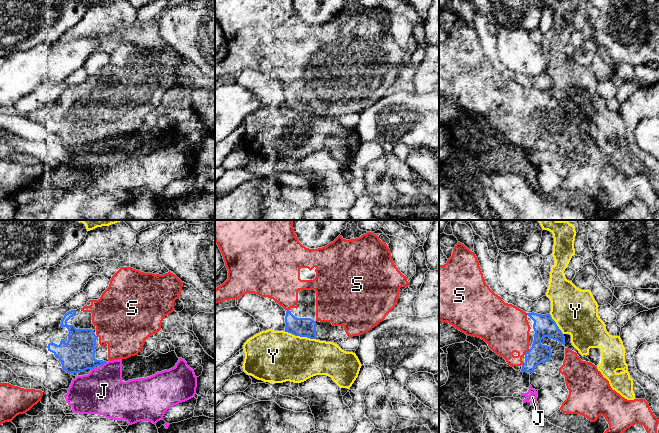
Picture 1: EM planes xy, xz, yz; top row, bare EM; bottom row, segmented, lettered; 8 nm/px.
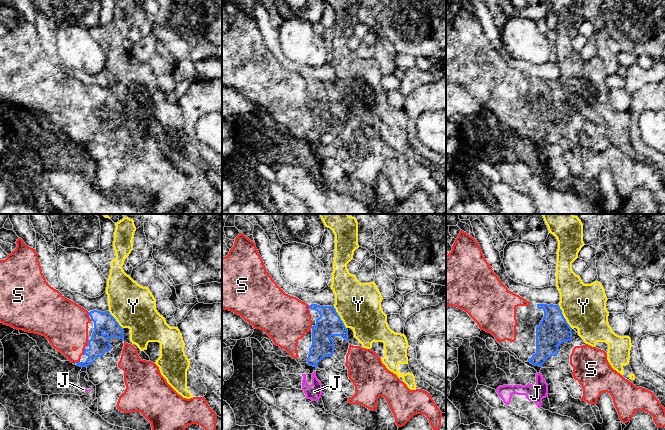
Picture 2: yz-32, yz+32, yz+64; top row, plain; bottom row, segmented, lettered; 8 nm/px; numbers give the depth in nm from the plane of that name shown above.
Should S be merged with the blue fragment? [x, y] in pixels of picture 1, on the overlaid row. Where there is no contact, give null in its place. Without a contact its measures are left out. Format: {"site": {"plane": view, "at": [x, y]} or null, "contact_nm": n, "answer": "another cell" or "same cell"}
{"site": {"plane": "yz", "at": [526, 352]}, "contact_nm": 60, "answer": "same cell"}

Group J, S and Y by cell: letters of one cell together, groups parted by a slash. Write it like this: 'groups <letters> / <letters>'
groups J / S / Y

